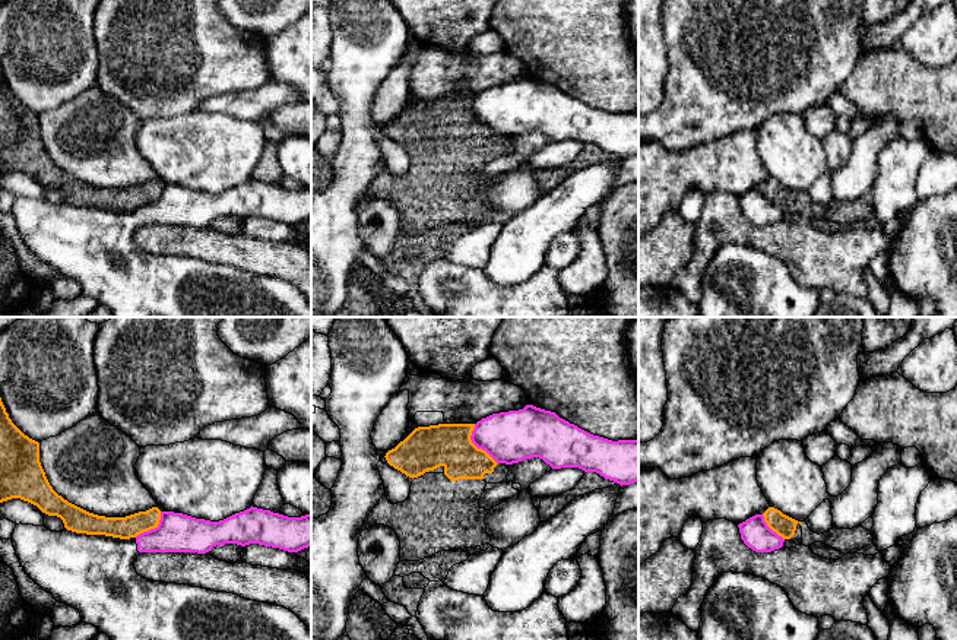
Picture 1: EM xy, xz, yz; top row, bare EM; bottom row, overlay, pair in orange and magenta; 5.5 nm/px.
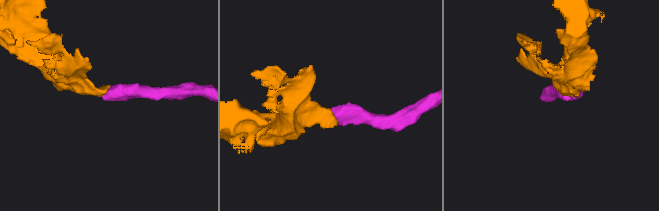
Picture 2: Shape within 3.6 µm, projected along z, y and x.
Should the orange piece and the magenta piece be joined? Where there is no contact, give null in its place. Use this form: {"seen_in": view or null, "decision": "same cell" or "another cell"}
{"seen_in": "xz", "decision": "another cell"}

